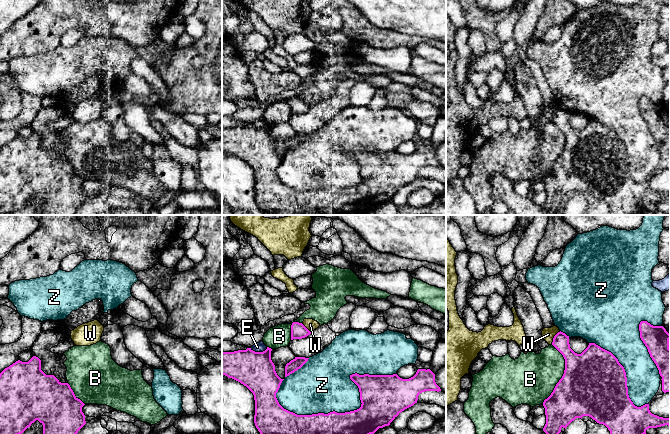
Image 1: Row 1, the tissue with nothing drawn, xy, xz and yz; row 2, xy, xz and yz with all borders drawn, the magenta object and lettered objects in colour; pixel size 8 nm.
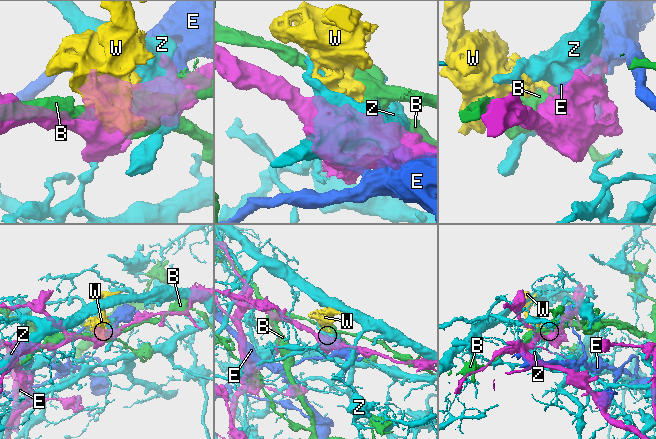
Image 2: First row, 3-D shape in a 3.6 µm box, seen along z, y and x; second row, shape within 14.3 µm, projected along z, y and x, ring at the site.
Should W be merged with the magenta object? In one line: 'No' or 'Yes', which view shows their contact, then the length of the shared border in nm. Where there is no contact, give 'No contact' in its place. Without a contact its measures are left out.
No. Touches magenta in yz. Shared border 130 nm

